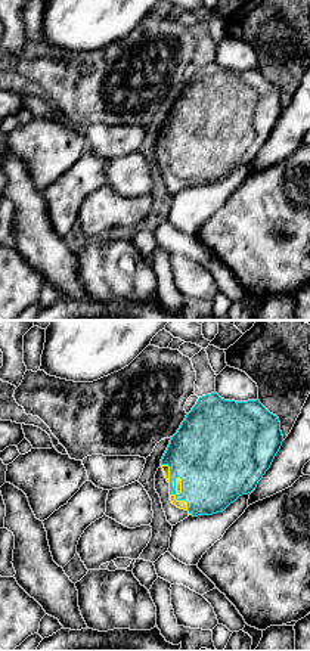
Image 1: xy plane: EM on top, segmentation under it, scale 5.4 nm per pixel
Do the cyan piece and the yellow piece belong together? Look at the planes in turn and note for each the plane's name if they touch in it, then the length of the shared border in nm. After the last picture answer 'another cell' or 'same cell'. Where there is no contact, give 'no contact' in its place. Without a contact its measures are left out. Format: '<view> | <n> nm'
xy | 200 nm

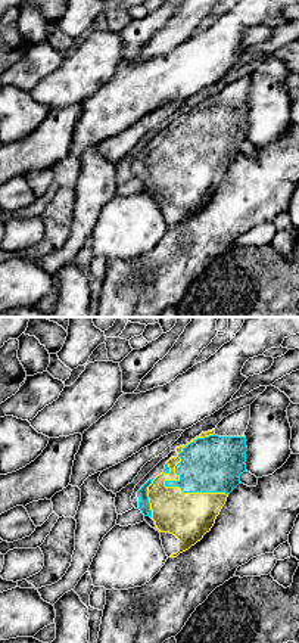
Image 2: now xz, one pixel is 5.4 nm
xz | 400 nm

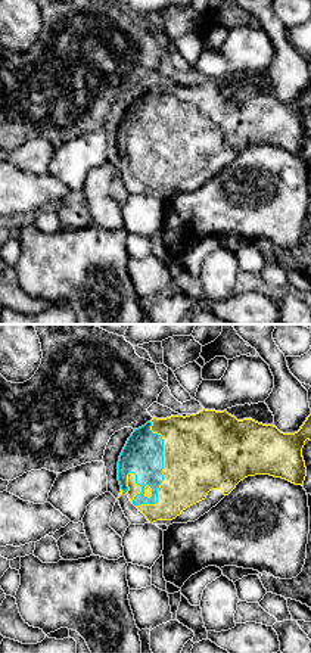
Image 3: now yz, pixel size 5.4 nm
yz | 480 nm

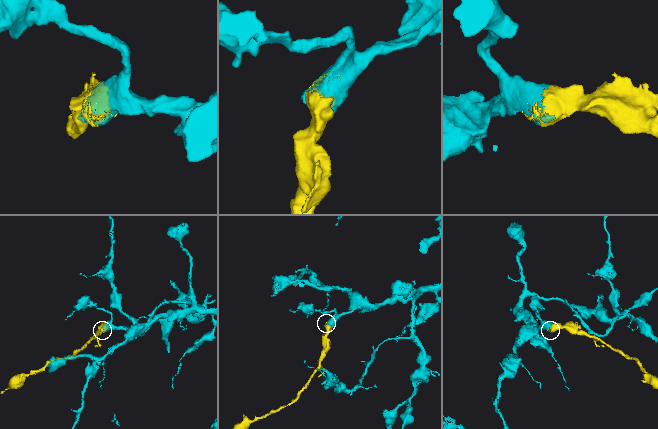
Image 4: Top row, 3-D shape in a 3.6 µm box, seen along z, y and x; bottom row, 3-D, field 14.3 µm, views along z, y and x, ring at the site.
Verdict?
same cell

